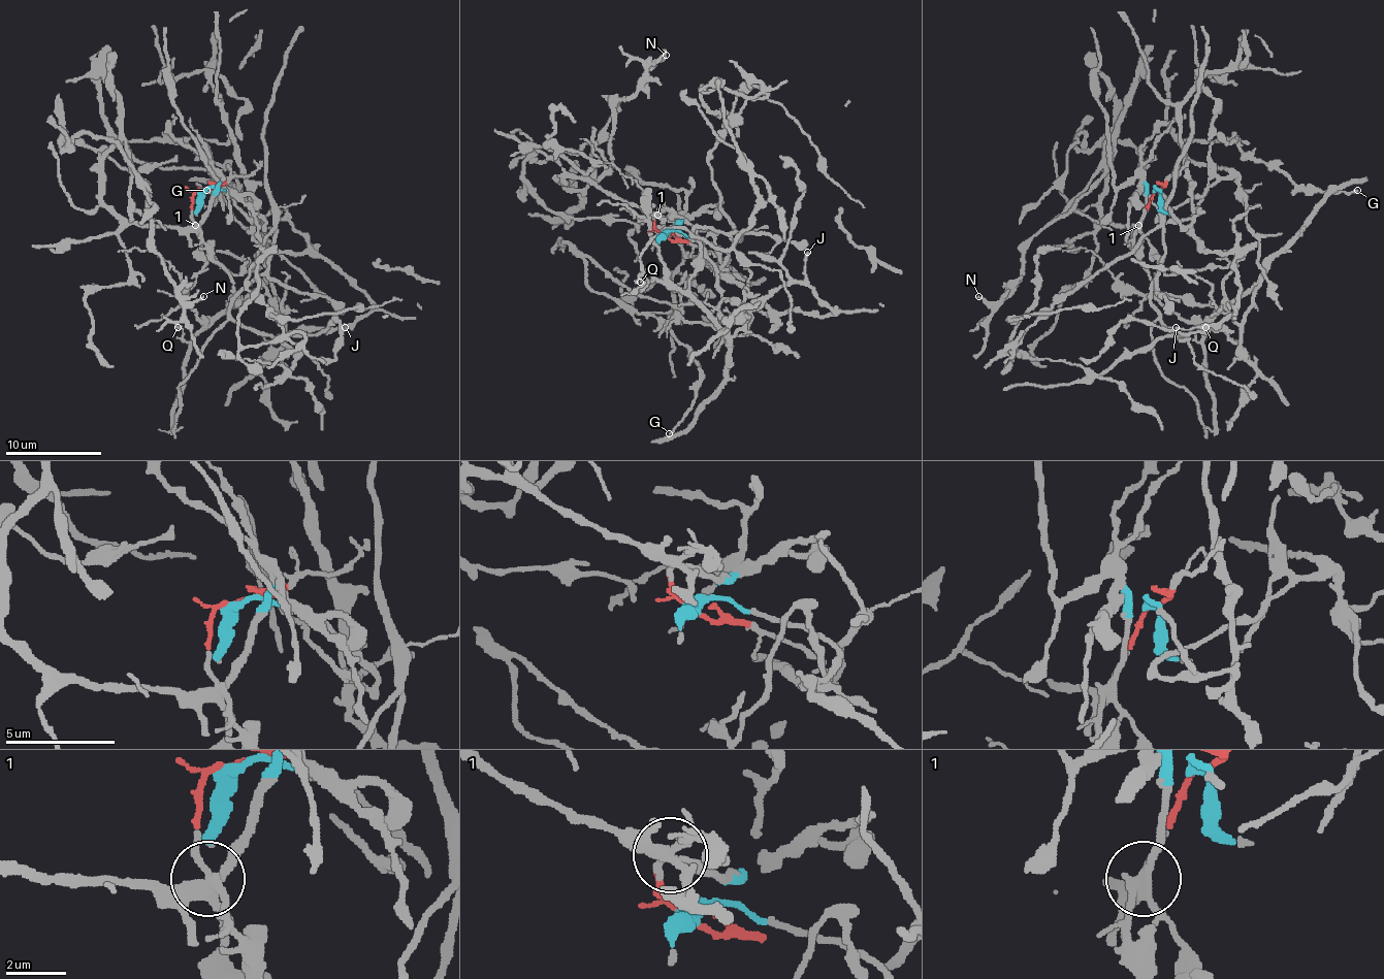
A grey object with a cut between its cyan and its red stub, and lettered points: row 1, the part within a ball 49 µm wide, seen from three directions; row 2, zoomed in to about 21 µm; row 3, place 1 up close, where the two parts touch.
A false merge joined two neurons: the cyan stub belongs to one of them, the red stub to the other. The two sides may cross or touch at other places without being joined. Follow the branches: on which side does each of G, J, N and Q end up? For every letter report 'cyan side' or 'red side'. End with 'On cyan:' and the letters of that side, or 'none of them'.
G: cyan side
J: cyan side
N: cyan side
Q: red side
On cyan: G, J, N

